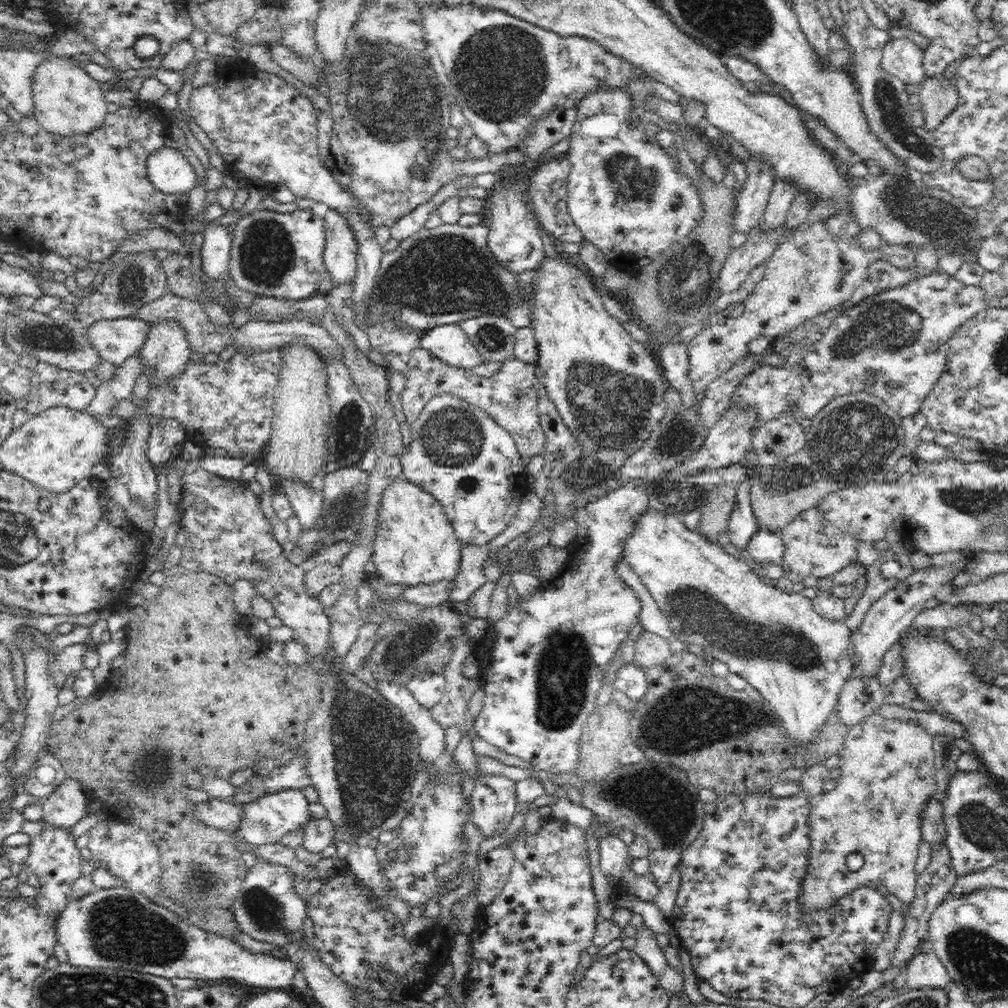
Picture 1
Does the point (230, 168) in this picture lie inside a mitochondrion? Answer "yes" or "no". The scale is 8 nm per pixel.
no

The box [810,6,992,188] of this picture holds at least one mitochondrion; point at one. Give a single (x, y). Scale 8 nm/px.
(884, 93)

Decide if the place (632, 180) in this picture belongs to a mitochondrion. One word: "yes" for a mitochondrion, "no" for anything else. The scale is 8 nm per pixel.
yes

